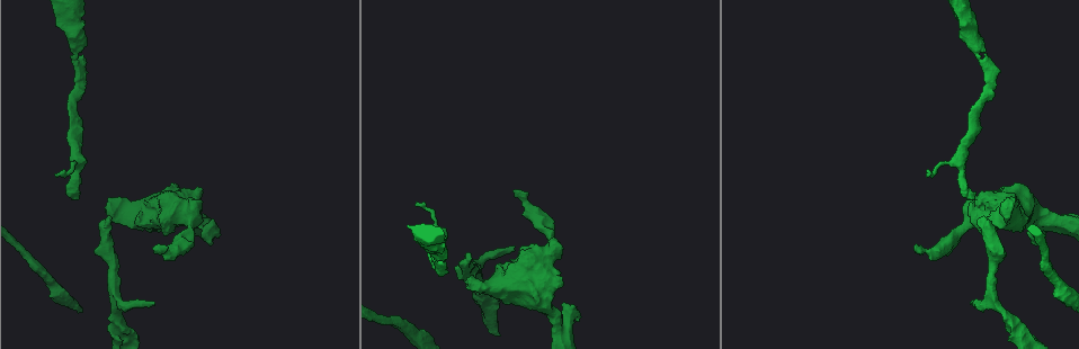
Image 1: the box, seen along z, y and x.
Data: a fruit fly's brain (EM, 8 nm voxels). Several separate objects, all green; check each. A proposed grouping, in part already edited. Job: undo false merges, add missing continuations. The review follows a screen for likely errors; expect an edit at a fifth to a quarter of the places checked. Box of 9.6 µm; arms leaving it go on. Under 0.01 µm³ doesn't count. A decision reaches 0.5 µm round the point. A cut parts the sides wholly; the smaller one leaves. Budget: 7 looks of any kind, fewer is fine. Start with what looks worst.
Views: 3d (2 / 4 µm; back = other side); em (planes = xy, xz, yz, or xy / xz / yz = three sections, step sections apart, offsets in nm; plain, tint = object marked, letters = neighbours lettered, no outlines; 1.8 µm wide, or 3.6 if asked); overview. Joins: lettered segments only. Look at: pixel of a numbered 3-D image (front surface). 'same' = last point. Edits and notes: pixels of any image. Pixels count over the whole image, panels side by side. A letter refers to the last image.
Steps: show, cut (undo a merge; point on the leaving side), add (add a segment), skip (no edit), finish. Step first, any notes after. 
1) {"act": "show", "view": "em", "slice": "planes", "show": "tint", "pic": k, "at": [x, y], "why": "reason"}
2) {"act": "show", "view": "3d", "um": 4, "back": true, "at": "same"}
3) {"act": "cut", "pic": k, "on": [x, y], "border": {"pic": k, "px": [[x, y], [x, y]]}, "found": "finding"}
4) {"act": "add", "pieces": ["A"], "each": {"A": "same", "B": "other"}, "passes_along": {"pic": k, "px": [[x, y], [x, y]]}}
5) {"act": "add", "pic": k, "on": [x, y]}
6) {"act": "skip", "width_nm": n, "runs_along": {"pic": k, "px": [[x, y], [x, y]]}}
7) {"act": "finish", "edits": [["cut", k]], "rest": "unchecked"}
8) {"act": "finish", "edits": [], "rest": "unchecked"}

{"act": "show", "view": "em", "slice": "planes", "show": "letters", "pic": 1, "at": [151, 301], "why": "free end"}

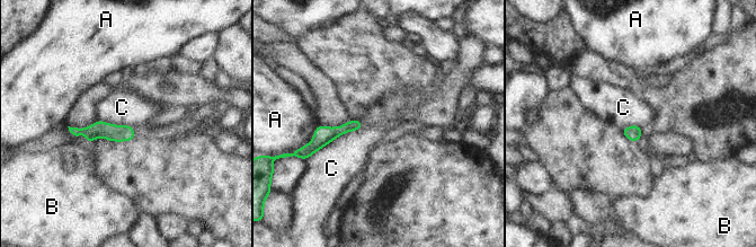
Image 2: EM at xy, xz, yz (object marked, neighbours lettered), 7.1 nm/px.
{"act": "skip", "each": {"A": "other", "B": "other", "C": "other"}, "border": {"pic": 2, "px": [[362, 121], [308, 157]]}, "found": "none of them fits"}

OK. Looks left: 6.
{"act": "show", "view": "em", "slice": "planes", "show": "plain", "pic": 1, "at": [972, 199], "why": "an open end"}

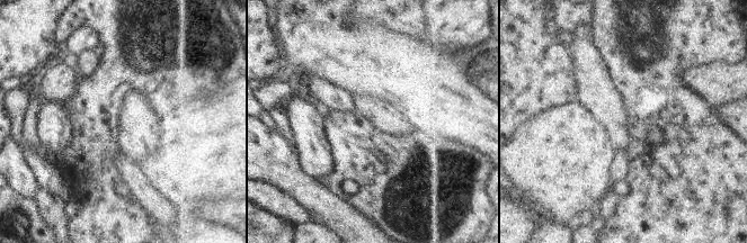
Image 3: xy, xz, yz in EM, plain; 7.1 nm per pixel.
{"act": "show", "view": "em", "slice": "planes", "show": "letters", "at": "same", "why": "see the neighbours"}

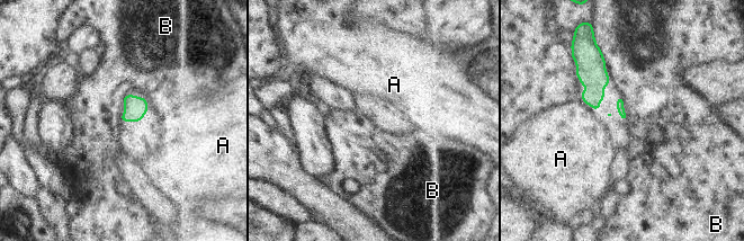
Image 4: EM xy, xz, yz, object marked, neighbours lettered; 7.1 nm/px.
{"act": "skip", "longest_contact_nm": ["A", 400], "each": {"A": "other", "B": "other"}, "found": "no lettered segment goes on from it"}

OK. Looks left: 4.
{"act": "show", "view": "3d", "um": 2, "back": true, "pic": 1, "at": [209, 246], "why": "branch stops here"}

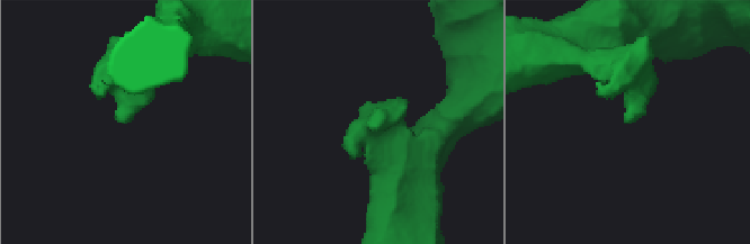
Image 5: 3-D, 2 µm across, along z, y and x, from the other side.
{"act": "show", "view": "em", "slice": "planes", "show": "letters", "pic": 5, "at": [629, 122], "why": "now the EM"}

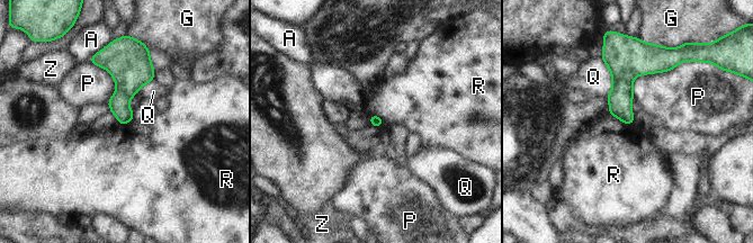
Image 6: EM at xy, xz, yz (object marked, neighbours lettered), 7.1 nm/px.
{"act": "skip", "each": {"A": "other", "G": "other", "P": "other", "Q": "other", "R": "other", "Z": "other"}, "border": {"pic": 6, "px": [[609, 113], [626, 124], [632, 124]]}, "found": "none of them fits"}

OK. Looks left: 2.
{"act": "finish", "edits": [], "rest": "unchecked"}

